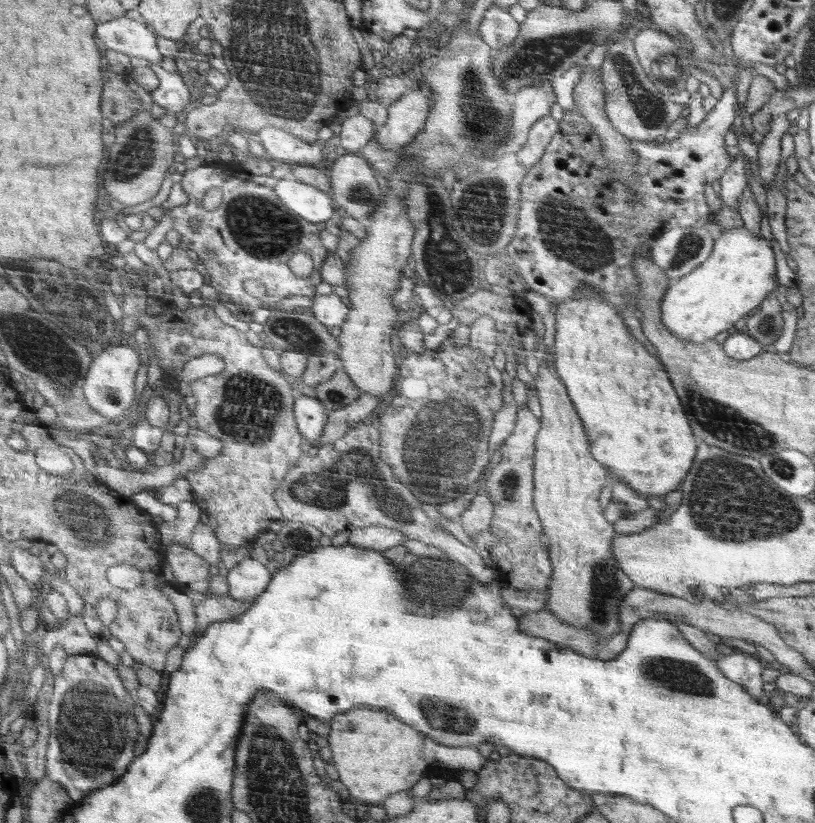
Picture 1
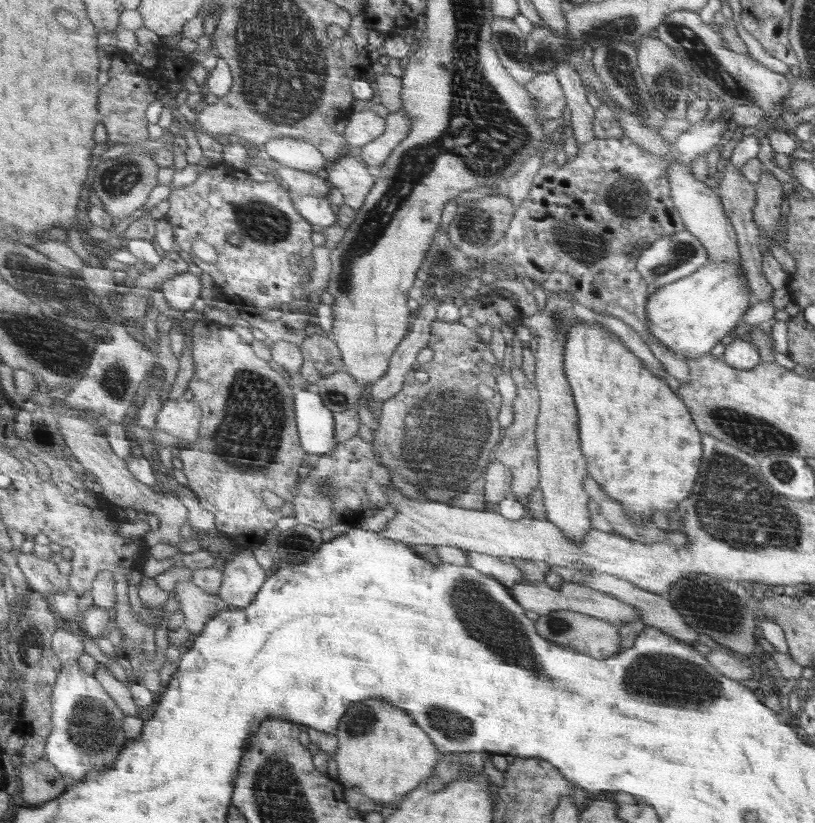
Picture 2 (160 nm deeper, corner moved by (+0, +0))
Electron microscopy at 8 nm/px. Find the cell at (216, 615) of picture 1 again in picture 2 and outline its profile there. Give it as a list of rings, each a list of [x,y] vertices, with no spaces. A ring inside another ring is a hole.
[[[182,581],[176,591],[185,614],[184,626],[194,635],[202,635],[210,620],[222,611],[231,611],[232,606],[216,595],[210,595],[194,581]]]

